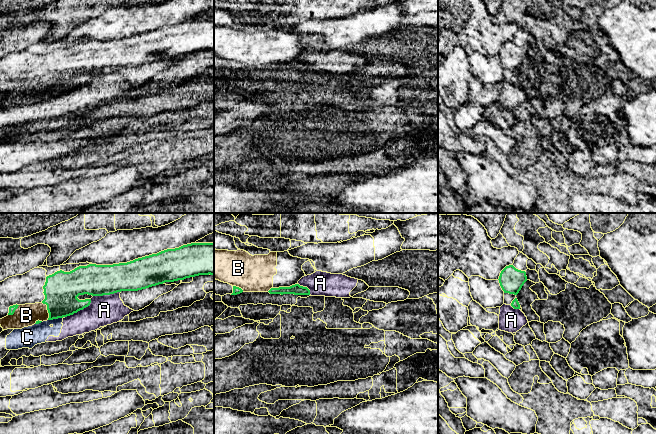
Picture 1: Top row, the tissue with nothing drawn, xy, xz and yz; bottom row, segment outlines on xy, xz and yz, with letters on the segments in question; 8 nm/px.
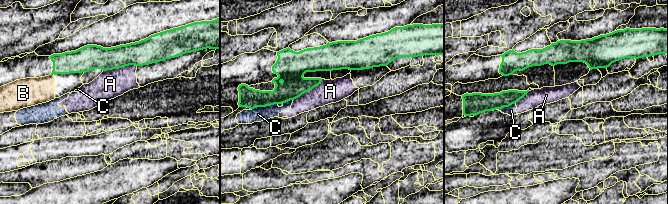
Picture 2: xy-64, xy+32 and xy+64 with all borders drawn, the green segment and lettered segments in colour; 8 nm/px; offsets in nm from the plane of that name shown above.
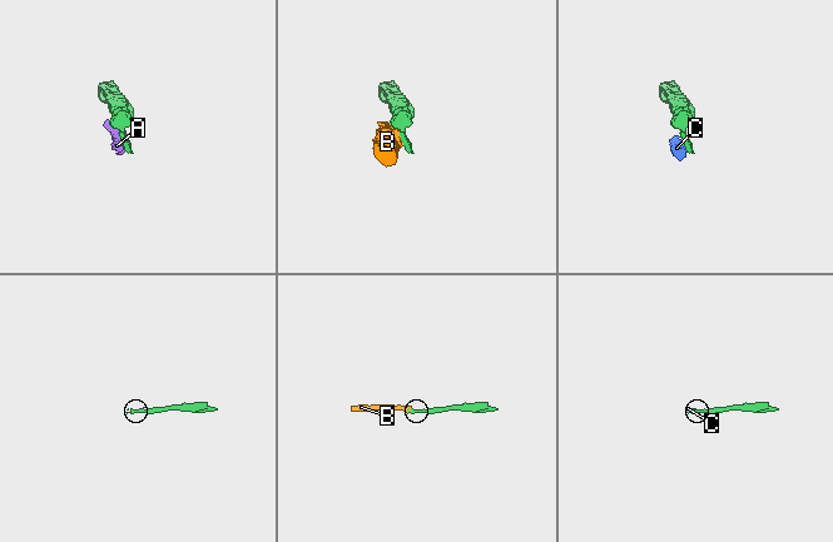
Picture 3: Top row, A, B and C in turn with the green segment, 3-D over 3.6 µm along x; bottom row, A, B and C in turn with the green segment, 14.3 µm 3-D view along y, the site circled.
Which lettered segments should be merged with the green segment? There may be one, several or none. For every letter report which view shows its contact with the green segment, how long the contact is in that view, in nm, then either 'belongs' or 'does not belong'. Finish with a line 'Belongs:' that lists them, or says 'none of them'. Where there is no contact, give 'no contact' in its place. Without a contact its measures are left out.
A: xy | 260 nm | does not belong
B: xy | 150 nm | does not belong
C: xy | 140 nm | does not belong
Belongs: none of them

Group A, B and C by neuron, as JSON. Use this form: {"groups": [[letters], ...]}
{"groups": [["A", "C"], ["B"]]}

